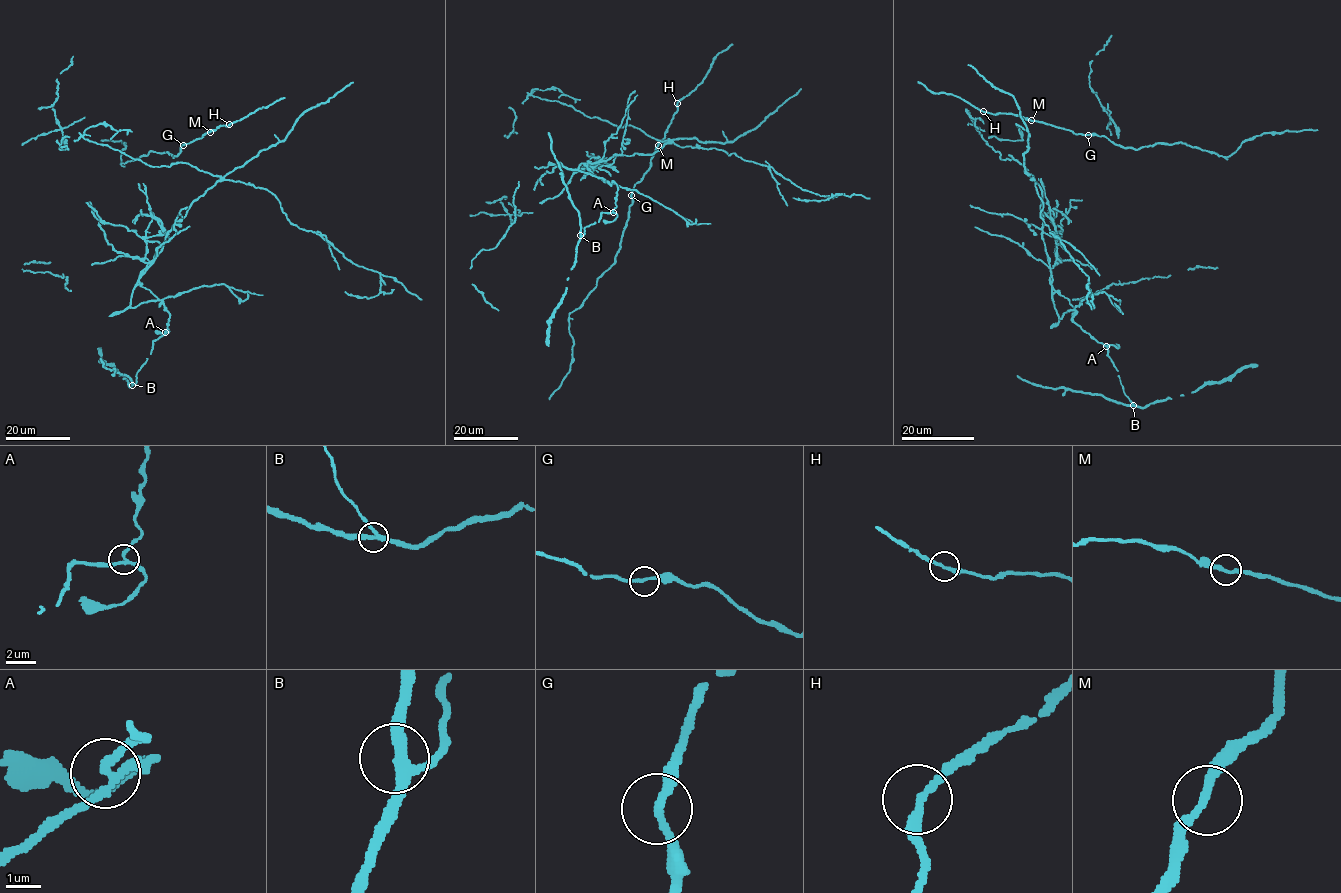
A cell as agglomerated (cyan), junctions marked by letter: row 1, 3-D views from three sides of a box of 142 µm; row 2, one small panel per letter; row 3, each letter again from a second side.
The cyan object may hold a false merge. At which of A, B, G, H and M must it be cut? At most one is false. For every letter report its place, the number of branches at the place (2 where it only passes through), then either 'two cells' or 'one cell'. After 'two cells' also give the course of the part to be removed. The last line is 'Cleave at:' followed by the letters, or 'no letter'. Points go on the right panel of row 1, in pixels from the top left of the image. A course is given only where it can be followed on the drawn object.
A: (1106, 346) | 3 | two cells
B: (1133, 405) | 3 | one cell
G: (1088, 135) | 2 | one cell
H: (983, 111) | 2 | one cell
M: (1031, 120) | 2 | one cell
Cleave at: A

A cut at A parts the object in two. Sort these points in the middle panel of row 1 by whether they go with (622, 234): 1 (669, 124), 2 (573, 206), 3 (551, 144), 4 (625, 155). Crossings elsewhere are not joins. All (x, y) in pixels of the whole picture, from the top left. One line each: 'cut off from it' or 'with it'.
1: with it
2: with it
3: with it
4: cut off from it

